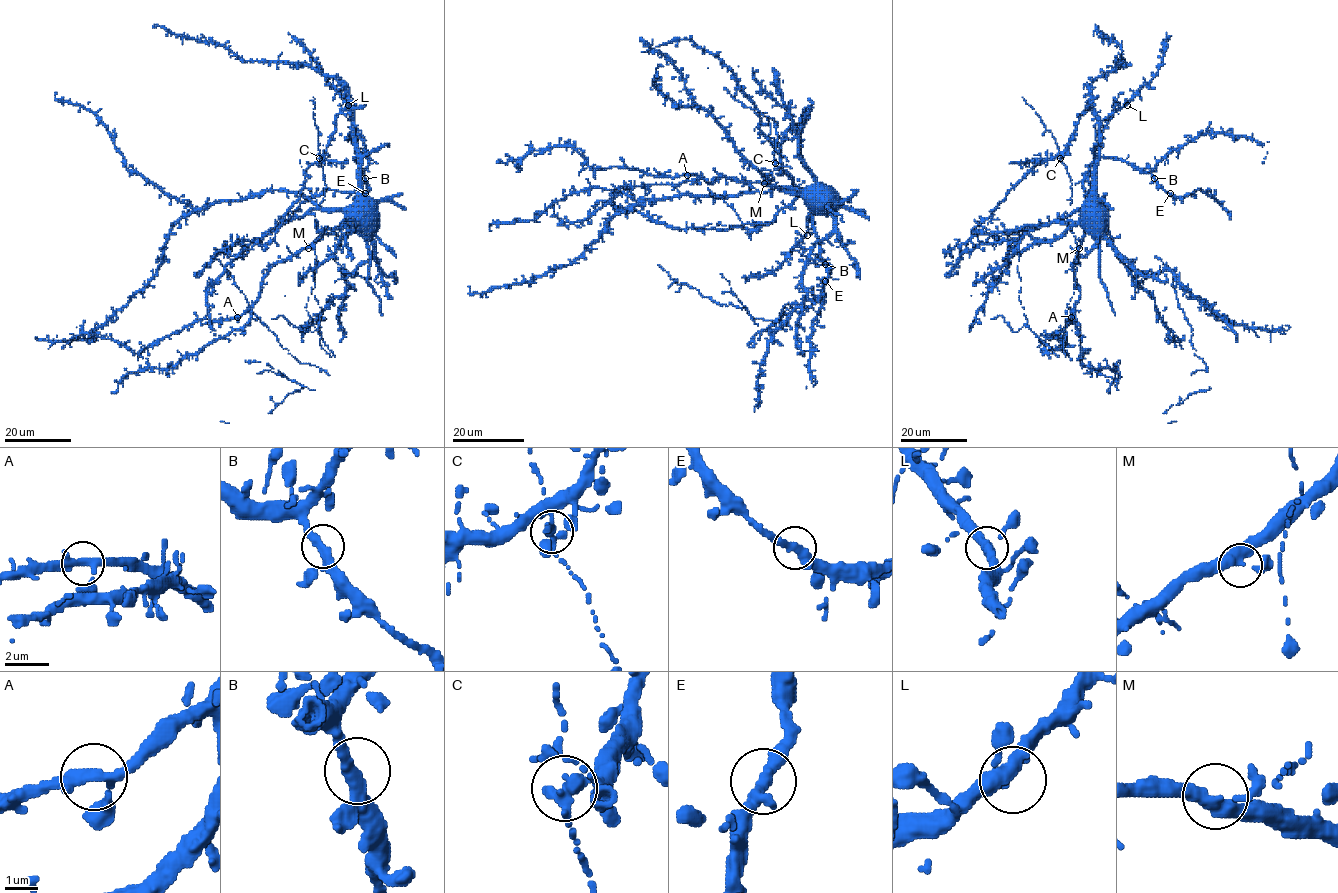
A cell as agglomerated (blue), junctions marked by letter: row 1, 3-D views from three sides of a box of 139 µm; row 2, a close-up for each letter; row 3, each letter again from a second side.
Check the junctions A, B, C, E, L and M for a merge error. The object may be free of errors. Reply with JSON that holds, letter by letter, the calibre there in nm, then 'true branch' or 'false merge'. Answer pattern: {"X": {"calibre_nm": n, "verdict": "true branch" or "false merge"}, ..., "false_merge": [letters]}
{"A": {"calibre_nm": 320, "verdict": "true branch"}, "B": {"calibre_nm": 300, "verdict": "true branch"}, "C": {"calibre_nm": 280, "verdict": "true branch"}, "E": {"calibre_nm": 280, "verdict": "true branch"}, "L": {"calibre_nm": 320, "verdict": "true branch"}, "M": {"calibre_nm": 360, "verdict": "true branch"}, "false_merge": []}

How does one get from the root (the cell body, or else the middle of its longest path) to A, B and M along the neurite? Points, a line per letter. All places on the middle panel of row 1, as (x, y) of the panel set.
A: (817, 208), (803, 196), (781, 192), (763, 183), (745, 183), (720, 177), (709, 184), (697, 176), (687, 175)
B: (817, 208), (813, 226), (820, 245), (820, 258), (825, 264)
M: (817, 208), (803, 196), (781, 192), (764, 183)

